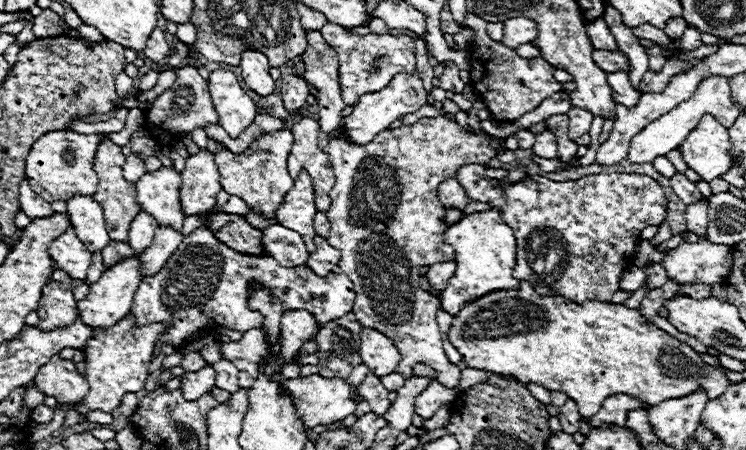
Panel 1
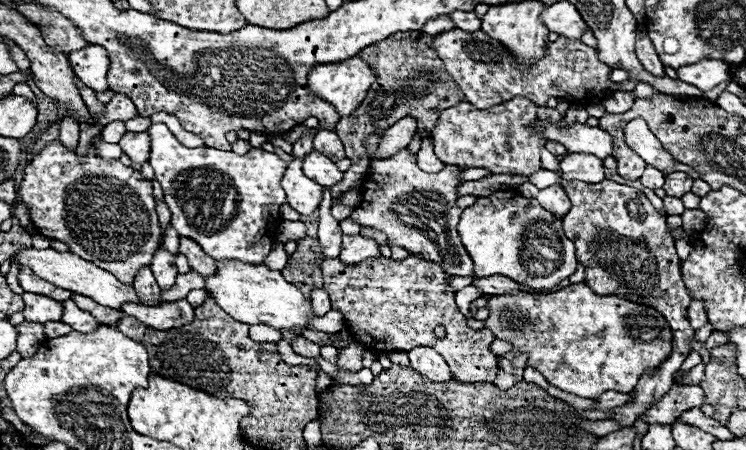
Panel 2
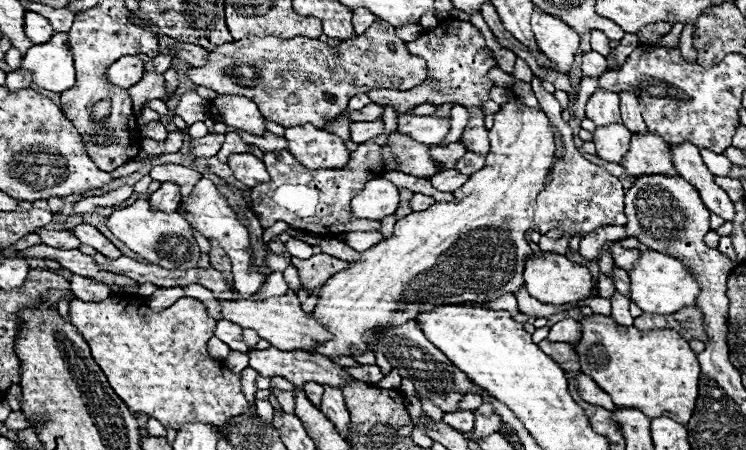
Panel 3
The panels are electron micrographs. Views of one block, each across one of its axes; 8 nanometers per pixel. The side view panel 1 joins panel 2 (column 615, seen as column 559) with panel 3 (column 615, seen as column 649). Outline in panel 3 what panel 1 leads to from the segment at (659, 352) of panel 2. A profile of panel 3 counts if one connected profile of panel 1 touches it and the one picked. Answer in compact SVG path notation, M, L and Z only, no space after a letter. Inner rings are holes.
M602 314L584 316L580 324L582 324L582 338L574 348L580 358L582 372L588 374L604 392L608 392L618 408L638 408L648 418L670 414L670 418L676 418L676 422L680 424L688 422L698 398L700 364L688 342L676 330L640 332L634 326L616 324L612 316L602 316Z

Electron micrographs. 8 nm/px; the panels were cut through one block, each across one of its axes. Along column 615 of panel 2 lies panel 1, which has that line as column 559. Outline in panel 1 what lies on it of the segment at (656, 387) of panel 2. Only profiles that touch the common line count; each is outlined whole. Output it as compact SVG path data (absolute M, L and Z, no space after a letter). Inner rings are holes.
M466 164L458 170L456 180L464 186L464 190L468 190L468 196L474 202L490 202L494 210L500 210L504 214L504 222L512 228L518 248L514 278L528 280L530 286L542 296L564 296L576 304L582 304L586 300L610 300L618 290L618 282L624 270L616 266L622 266L622 262L630 260L636 244L640 242L640 232L646 226L662 224L668 216L668 198L664 188L646 174L590 174L580 180L566 182L552 182L544 176L532 176L512 186L494 188L492 180L486 176L484 166ZM536 228L546 228L556 234L530 234ZM570 400L564 404L564 408L560 408L560 414L558 414L558 420L562 424L562 432L568 432L568 434L576 434L580 430L580 420L582 416L578 414L576 410L576 404Z

